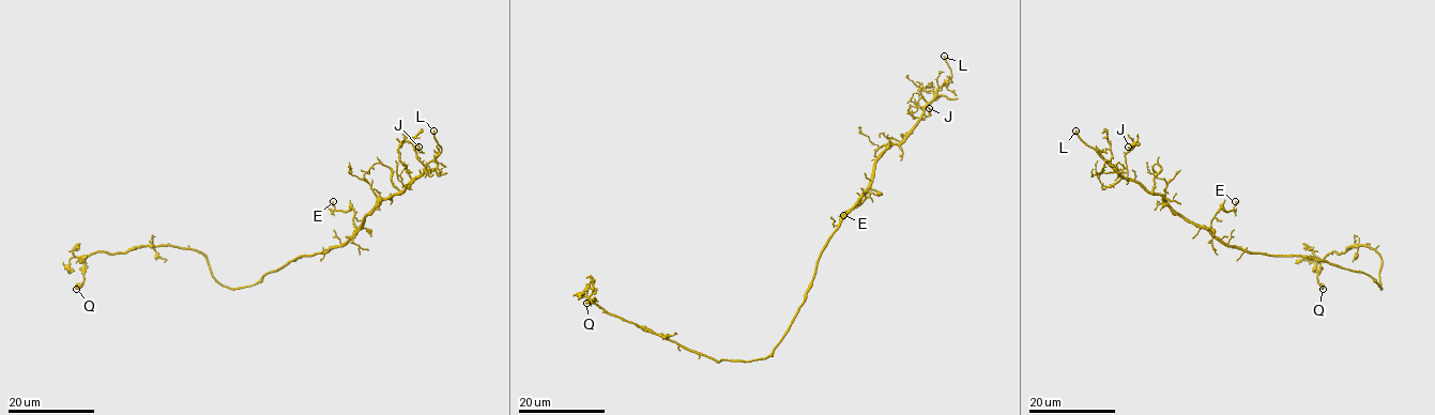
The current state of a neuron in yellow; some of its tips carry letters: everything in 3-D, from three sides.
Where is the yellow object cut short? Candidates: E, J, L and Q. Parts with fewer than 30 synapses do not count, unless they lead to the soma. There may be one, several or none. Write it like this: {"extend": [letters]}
{"extend": ["L"]}

